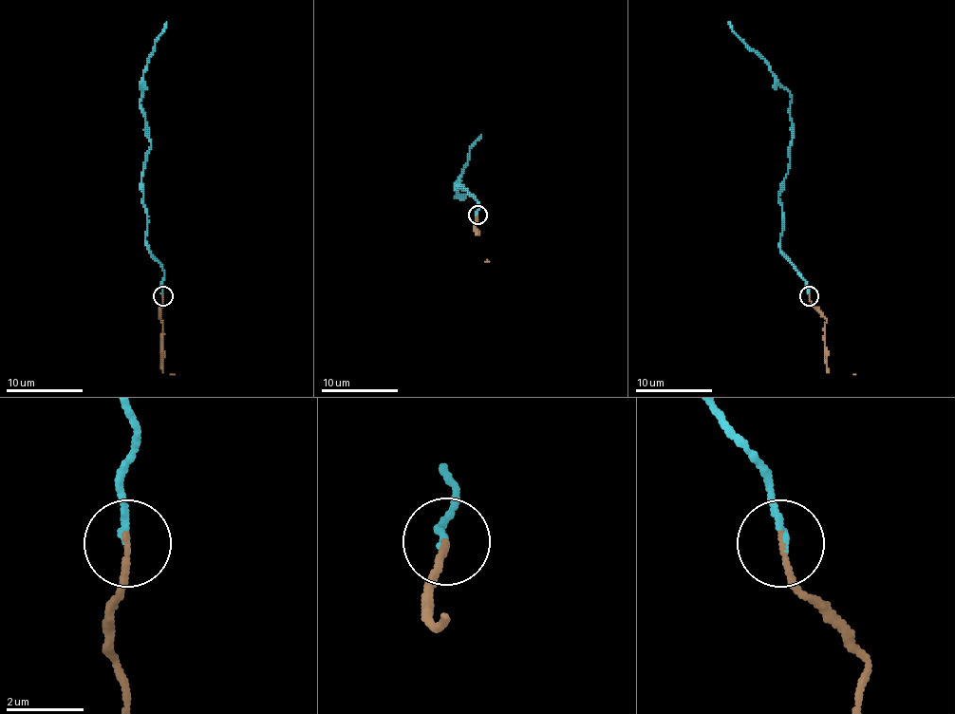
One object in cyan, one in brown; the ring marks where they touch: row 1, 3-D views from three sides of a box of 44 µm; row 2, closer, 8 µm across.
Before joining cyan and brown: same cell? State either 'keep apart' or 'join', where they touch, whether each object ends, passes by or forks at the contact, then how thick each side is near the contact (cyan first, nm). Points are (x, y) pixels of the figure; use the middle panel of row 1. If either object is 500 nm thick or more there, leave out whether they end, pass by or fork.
join | (477, 215) | cyan ends | brown ends | 160/150 nm

